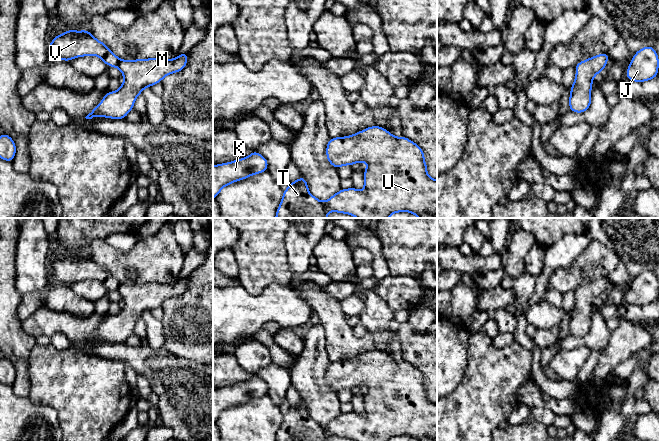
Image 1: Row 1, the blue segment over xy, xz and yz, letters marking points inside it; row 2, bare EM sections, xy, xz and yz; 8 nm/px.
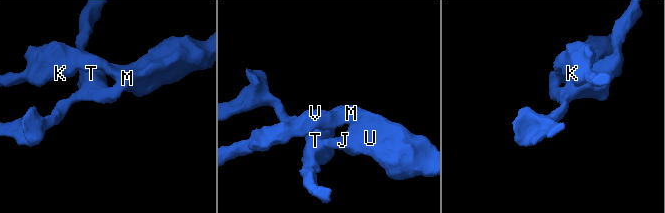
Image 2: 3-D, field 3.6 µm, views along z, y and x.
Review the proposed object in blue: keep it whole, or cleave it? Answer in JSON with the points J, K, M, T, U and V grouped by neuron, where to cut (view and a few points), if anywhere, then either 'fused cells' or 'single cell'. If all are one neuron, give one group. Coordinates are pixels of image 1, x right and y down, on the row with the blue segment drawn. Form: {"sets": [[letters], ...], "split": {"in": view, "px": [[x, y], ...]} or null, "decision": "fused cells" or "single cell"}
{"sets": [["J", "K", "M", "T", "U", "V"]], "split": null, "decision": "single cell"}

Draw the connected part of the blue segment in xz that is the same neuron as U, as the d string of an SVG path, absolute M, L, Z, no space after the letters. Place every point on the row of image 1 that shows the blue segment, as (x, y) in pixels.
M372 126L347 137L330 138L326 147L326 156L328 162L337 169L343 165L351 166L366 161L368 167L363 173L365 191L362 192L354 187L341 189L326 202L322 202L309 193L307 181L301 176L283 191L283 198L275 218L327 218L327 213L330 211L346 213L357 218L388 218L391 214L401 211L415 214L419 218L437 218L437 180L427 174L423 149L408 138L404 136L397 138L383 127Z

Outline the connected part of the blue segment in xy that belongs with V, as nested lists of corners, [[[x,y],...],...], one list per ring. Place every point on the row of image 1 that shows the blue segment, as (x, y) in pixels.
[[[68,29],[65,33],[55,36],[48,49],[51,56],[65,61],[95,55],[108,67],[116,67],[123,73],[124,82],[121,87],[117,91],[107,92],[86,119],[125,119],[133,109],[136,97],[142,94],[144,88],[160,83],[166,75],[183,70],[188,61],[188,52],[181,53],[175,59],[149,58],[126,61],[115,56],[108,46],[98,41],[87,29]]]

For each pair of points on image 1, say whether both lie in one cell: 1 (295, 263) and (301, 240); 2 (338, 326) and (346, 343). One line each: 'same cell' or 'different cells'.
1: same cell
2: same cell

